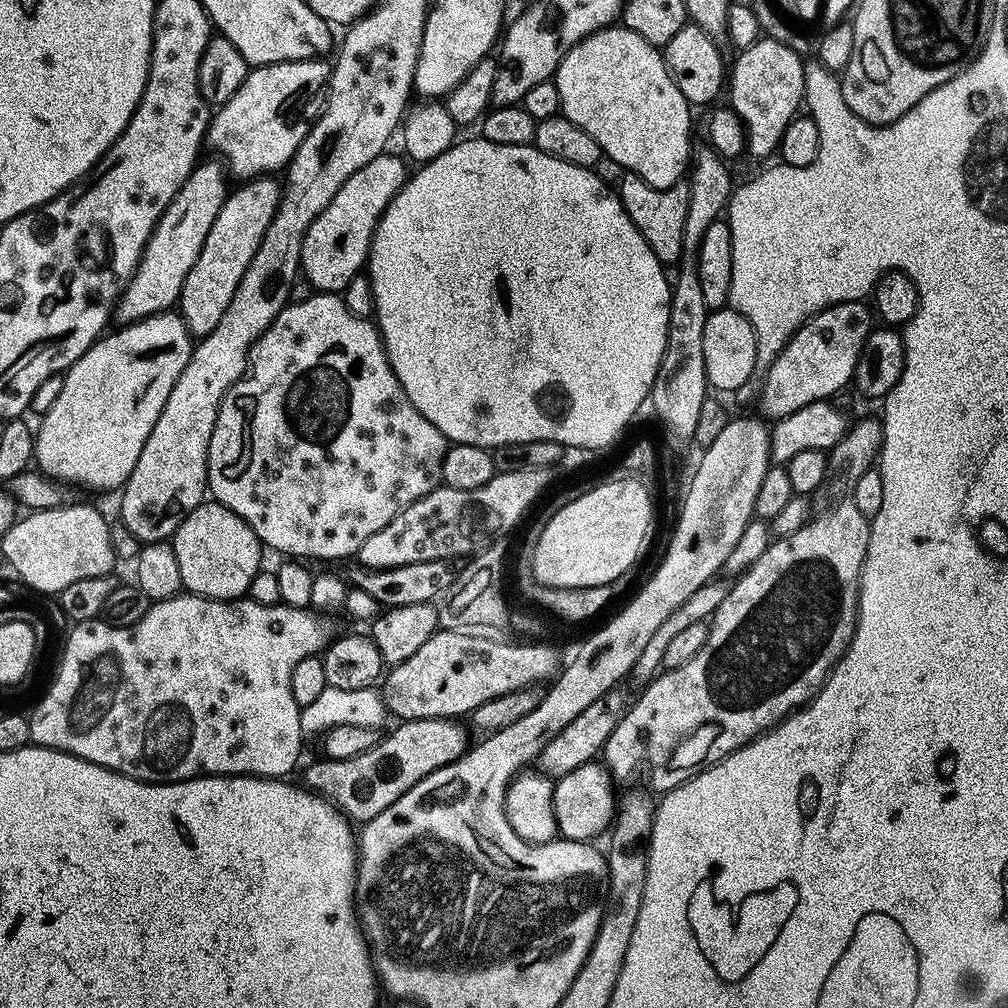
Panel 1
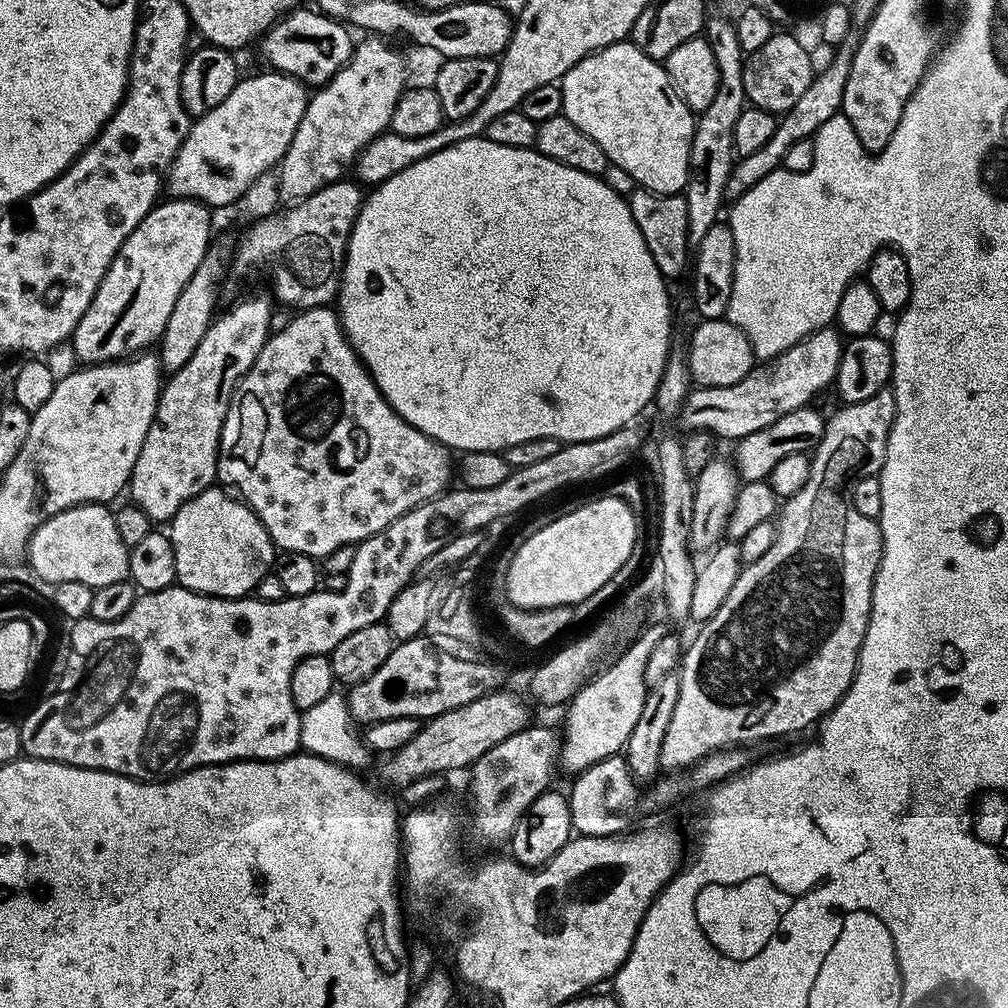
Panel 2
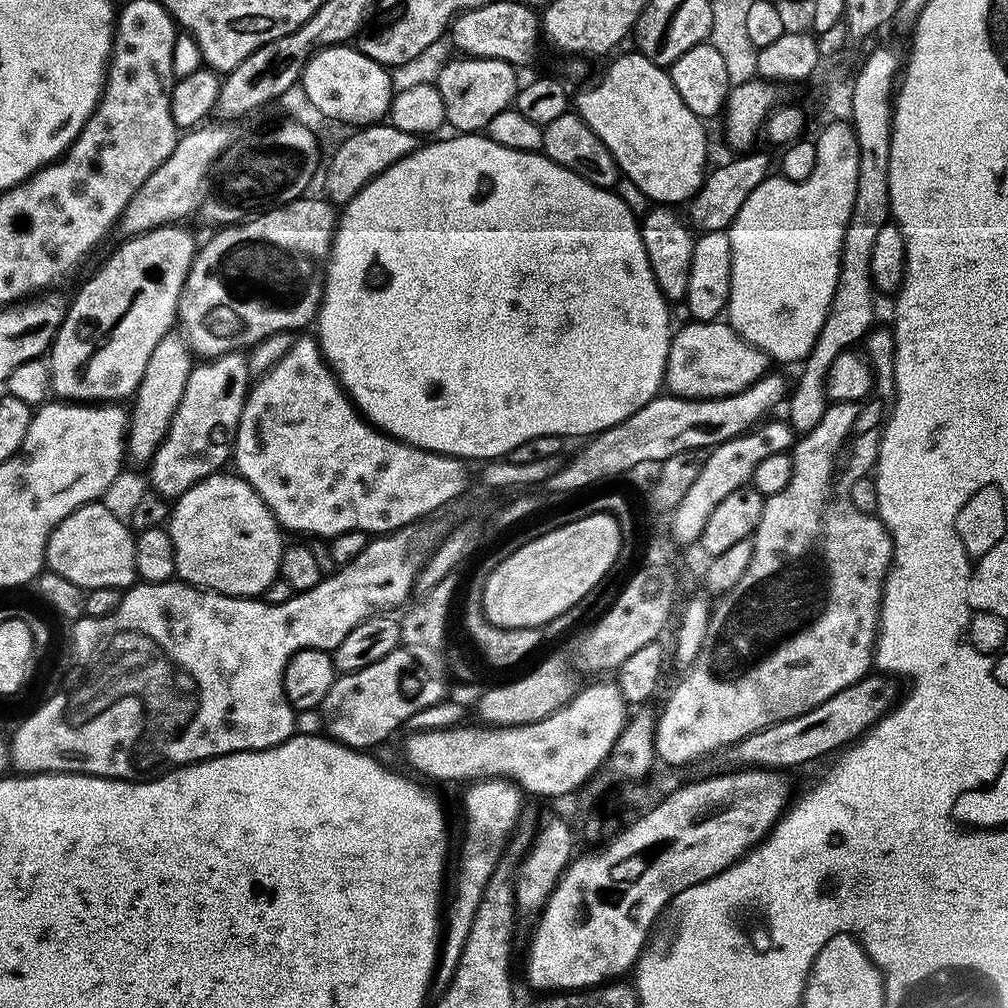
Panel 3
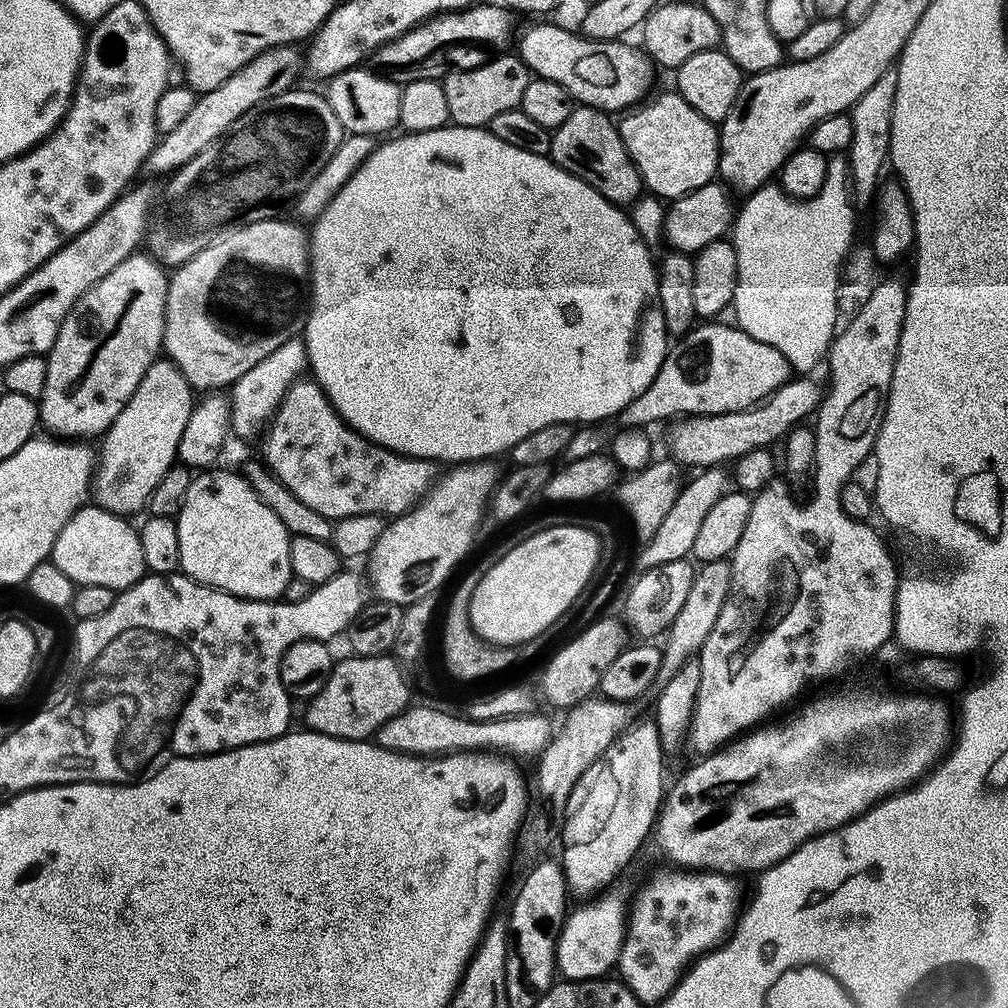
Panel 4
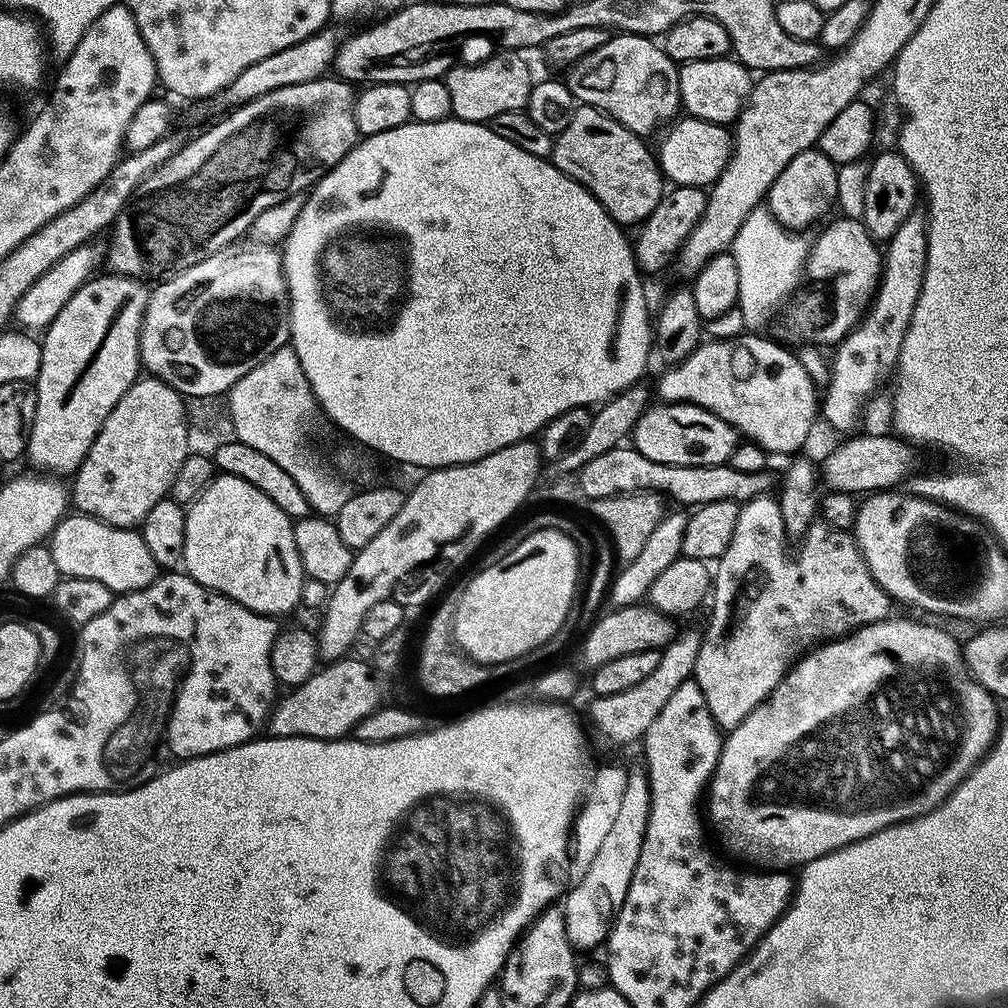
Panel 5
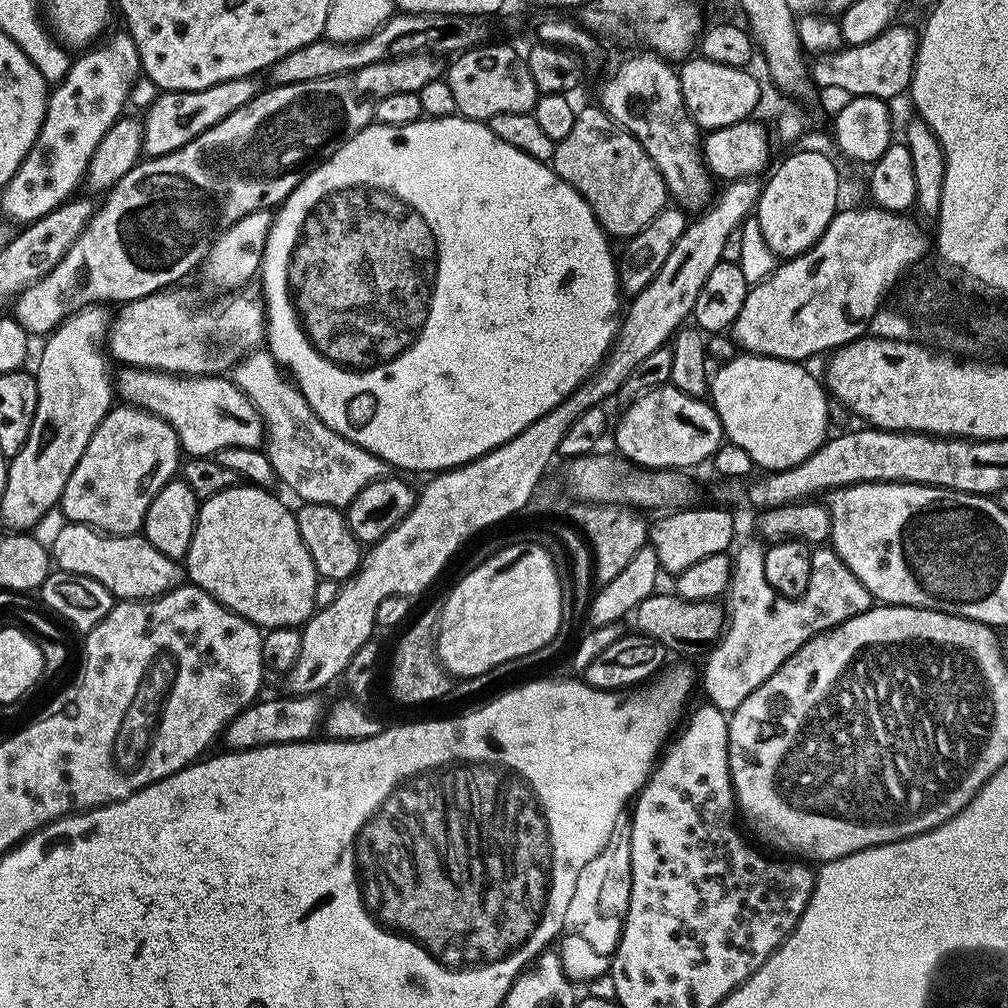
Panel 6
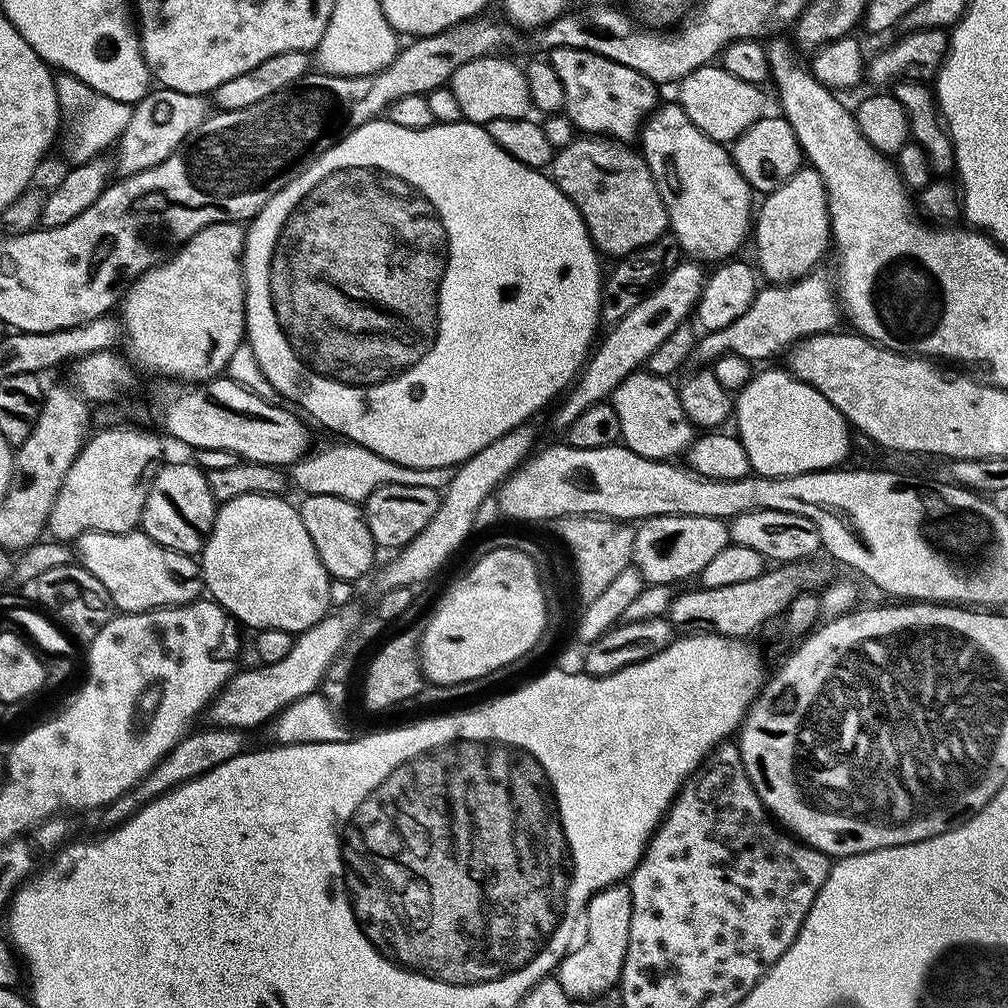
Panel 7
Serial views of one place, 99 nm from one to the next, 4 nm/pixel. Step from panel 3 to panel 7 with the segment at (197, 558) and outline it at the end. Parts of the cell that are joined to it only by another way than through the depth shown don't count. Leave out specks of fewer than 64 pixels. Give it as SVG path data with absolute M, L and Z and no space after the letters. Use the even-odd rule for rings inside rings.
M246 493L221 503L216 509L216 517L208 539L204 542L204 549L198 553L198 563L207 595L231 619L241 625L249 624L252 630L281 628L299 634L329 615L333 607L330 600L332 577L326 566L322 566L318 550L314 550L314 542L310 542L310 534L306 534L306 526L302 526L297 505L287 504L284 498L280 494Z

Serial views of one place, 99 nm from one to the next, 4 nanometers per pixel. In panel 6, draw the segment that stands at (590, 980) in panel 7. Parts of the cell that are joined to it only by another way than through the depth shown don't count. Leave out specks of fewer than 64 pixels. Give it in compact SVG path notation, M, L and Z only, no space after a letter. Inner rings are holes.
M615 837L609 841L607 847L599 852L593 858L587 868L585 868L587 878L576 884L573 901L593 903L586 907L584 914L586 917L594 917L588 926L587 940L598 956L580 956L576 954L570 956L570 952L566 952L566 960L563 962L563 968L567 972L567 976L574 982L580 980L592 980L609 971L611 965L611 956L615 952L616 944L620 940L621 930L623 928L623 918L626 910L629 908L630 898L630 858L627 837ZM588 875L590 878L588 879Z

